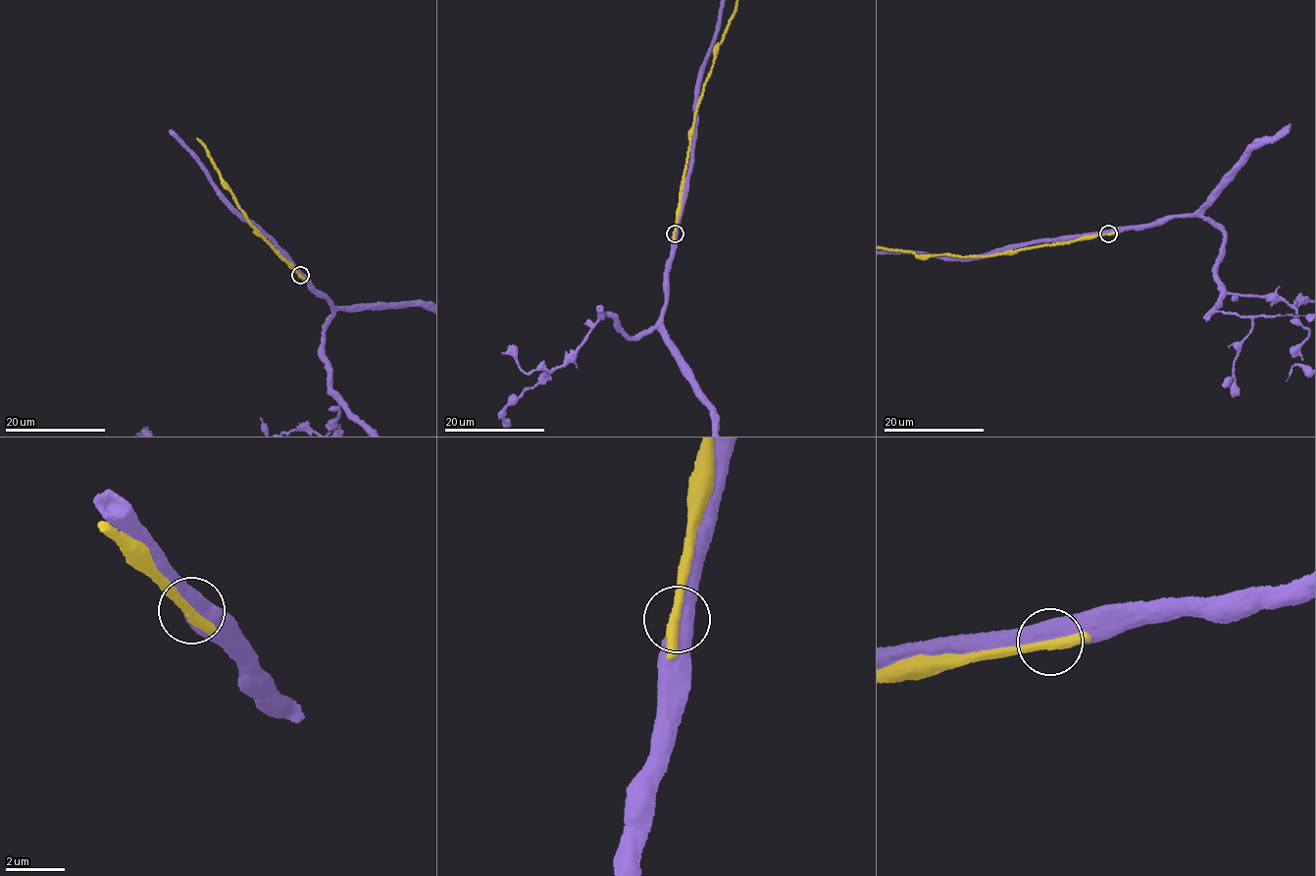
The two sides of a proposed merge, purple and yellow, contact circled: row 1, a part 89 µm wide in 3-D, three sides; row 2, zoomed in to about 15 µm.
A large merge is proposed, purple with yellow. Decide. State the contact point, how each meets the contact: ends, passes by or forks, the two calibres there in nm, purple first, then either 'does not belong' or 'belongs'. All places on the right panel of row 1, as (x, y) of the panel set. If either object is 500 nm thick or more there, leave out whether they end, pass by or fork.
(1108, 233) | 550/320 nm | does not belong

